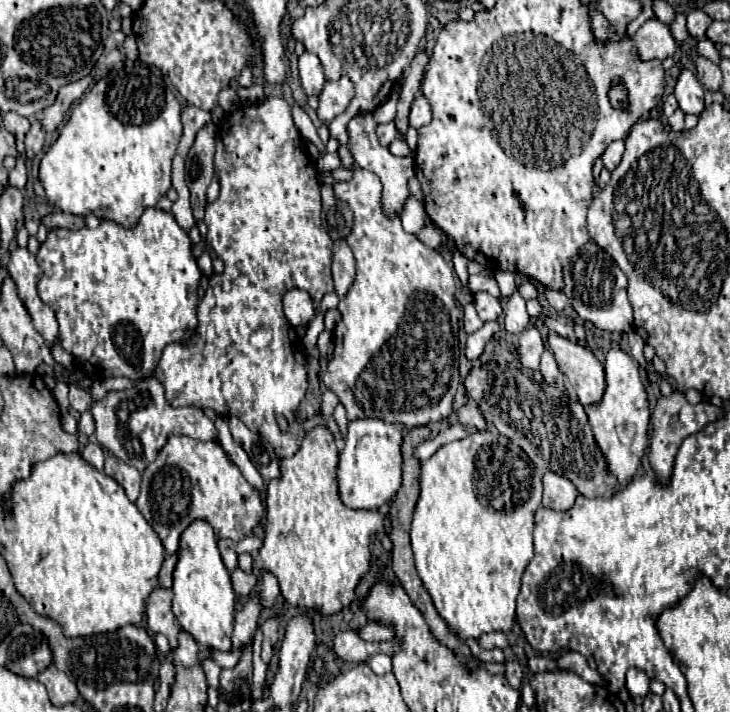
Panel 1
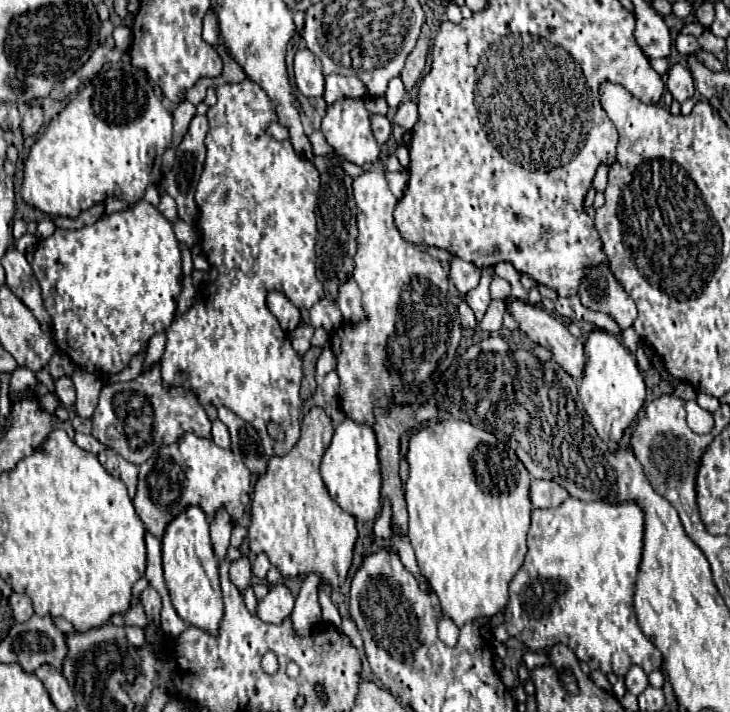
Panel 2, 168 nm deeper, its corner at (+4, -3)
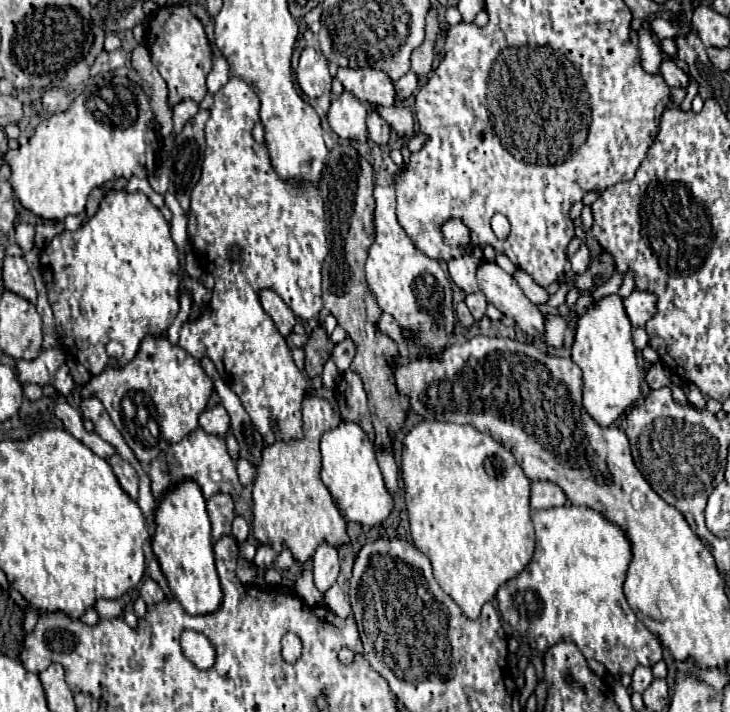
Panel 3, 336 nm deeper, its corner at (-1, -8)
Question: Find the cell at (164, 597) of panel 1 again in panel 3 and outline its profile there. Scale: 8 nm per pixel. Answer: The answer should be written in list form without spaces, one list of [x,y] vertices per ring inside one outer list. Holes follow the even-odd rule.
[[[147,578],[141,586],[141,592],[139,596],[145,600],[147,606],[155,606],[157,602],[161,602],[165,596],[163,596],[163,590],[159,588],[159,584],[155,584],[151,578]]]

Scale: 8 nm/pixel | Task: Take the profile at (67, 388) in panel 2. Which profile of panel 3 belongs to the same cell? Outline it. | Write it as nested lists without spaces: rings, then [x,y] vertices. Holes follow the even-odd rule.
[[[63,364],[59,370],[57,370],[57,374],[55,374],[55,384],[53,384],[55,388],[57,388],[57,392],[61,392],[63,396],[67,396],[73,388],[75,388],[75,382],[73,382],[73,378],[71,378],[71,374],[69,374],[69,368]]]

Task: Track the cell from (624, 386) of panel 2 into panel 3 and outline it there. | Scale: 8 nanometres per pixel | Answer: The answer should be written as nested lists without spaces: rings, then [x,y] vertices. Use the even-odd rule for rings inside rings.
[[[615,294],[601,298],[595,310],[589,310],[579,318],[575,328],[571,358],[583,372],[583,406],[589,416],[605,428],[613,426],[625,410],[641,400],[641,370],[631,334],[633,328],[627,320],[623,300]]]

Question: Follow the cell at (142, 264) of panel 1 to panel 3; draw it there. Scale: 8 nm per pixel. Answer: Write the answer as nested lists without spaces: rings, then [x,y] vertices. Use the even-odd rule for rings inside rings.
[[[109,192],[101,202],[99,212],[87,224],[83,224],[75,232],[61,232],[49,242],[49,246],[41,254],[41,272],[47,286],[49,304],[53,308],[61,346],[93,376],[101,374],[107,366],[123,368],[125,364],[129,364],[135,358],[141,340],[153,332],[167,330],[179,312],[179,250],[171,240],[169,222],[143,192]],[[109,340],[117,340],[125,348],[123,358],[117,364],[111,364],[109,356],[105,354],[105,346]]]

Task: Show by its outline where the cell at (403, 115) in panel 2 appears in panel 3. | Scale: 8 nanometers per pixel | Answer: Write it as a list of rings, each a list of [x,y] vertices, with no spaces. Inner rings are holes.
[[[401,104],[389,106],[389,108],[381,108],[379,106],[379,116],[401,136],[401,138],[411,138],[415,134],[413,130],[413,112]]]

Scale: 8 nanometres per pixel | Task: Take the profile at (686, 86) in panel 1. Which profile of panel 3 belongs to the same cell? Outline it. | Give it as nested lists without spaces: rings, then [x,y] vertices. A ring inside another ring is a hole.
[[[665,58],[663,60],[663,64],[661,64],[661,76],[665,78],[665,82],[671,86],[671,88],[687,88],[689,86],[689,76],[683,72],[683,70],[679,70],[675,64],[673,64],[673,60],[671,58]]]

